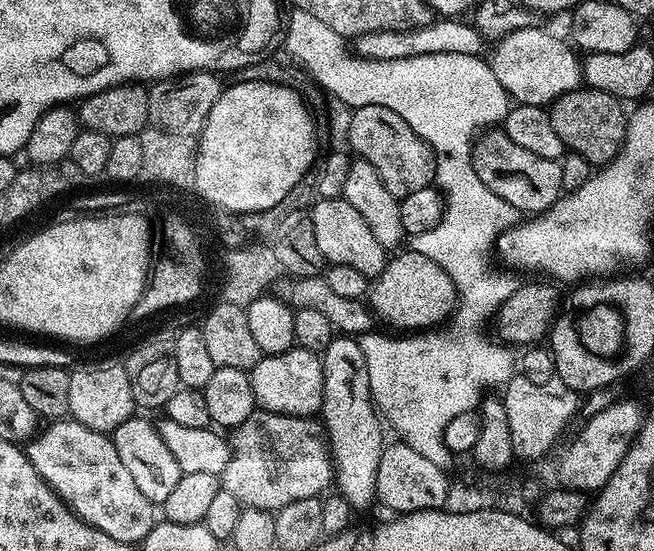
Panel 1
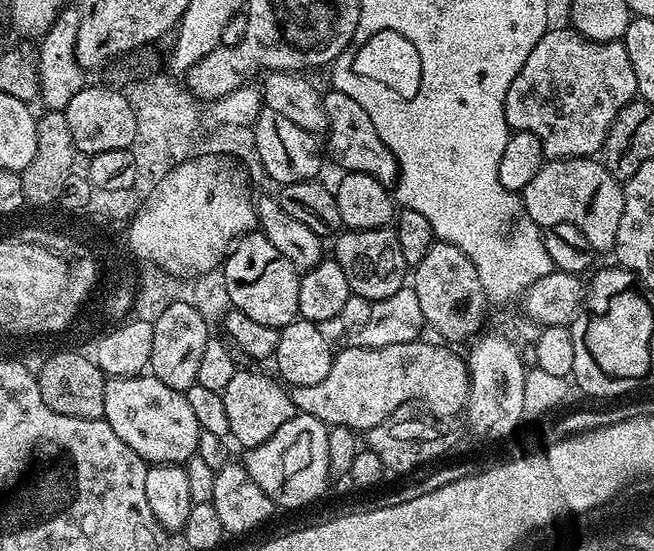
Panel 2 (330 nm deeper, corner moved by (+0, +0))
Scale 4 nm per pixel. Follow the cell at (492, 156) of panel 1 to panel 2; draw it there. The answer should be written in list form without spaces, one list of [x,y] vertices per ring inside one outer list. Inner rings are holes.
[[[549,159],[538,174],[534,174],[530,186],[524,188],[522,199],[524,212],[533,225],[546,229],[555,224],[573,224],[586,234],[588,247],[597,253],[615,249],[624,209],[624,189],[599,159]]]

